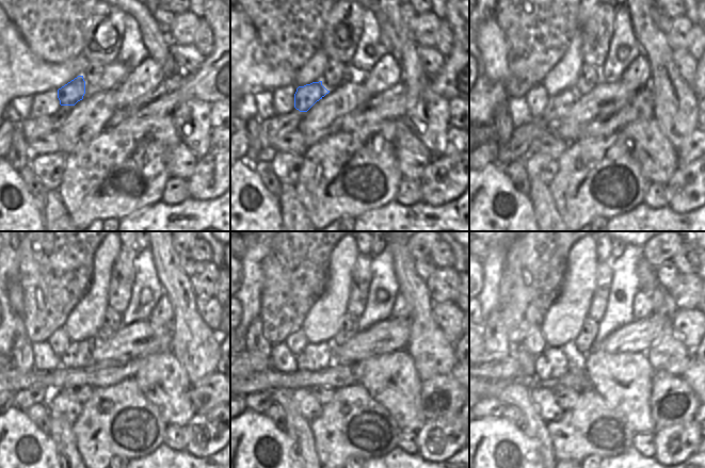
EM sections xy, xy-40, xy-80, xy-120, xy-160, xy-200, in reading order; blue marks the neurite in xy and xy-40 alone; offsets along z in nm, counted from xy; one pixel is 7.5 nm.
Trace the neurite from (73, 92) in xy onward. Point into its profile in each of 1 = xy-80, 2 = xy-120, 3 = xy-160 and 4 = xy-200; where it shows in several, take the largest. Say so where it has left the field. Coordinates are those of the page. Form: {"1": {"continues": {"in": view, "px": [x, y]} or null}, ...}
{"1": {"continues": {"in": "xy-80", "px": [559, 106]}}, "2": {"continues": {"in": "xy-120", "px": [78, 354]}}, "3": {"continues": {"in": "xy-160", "px": [314, 357]}}, "4": {"continues": {"in": "xy-200", "px": [555, 361]}}}

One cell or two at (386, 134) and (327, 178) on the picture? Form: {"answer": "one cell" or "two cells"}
{"answer": "one cell"}

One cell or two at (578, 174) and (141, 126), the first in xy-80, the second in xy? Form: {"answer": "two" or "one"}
{"answer": "one"}

